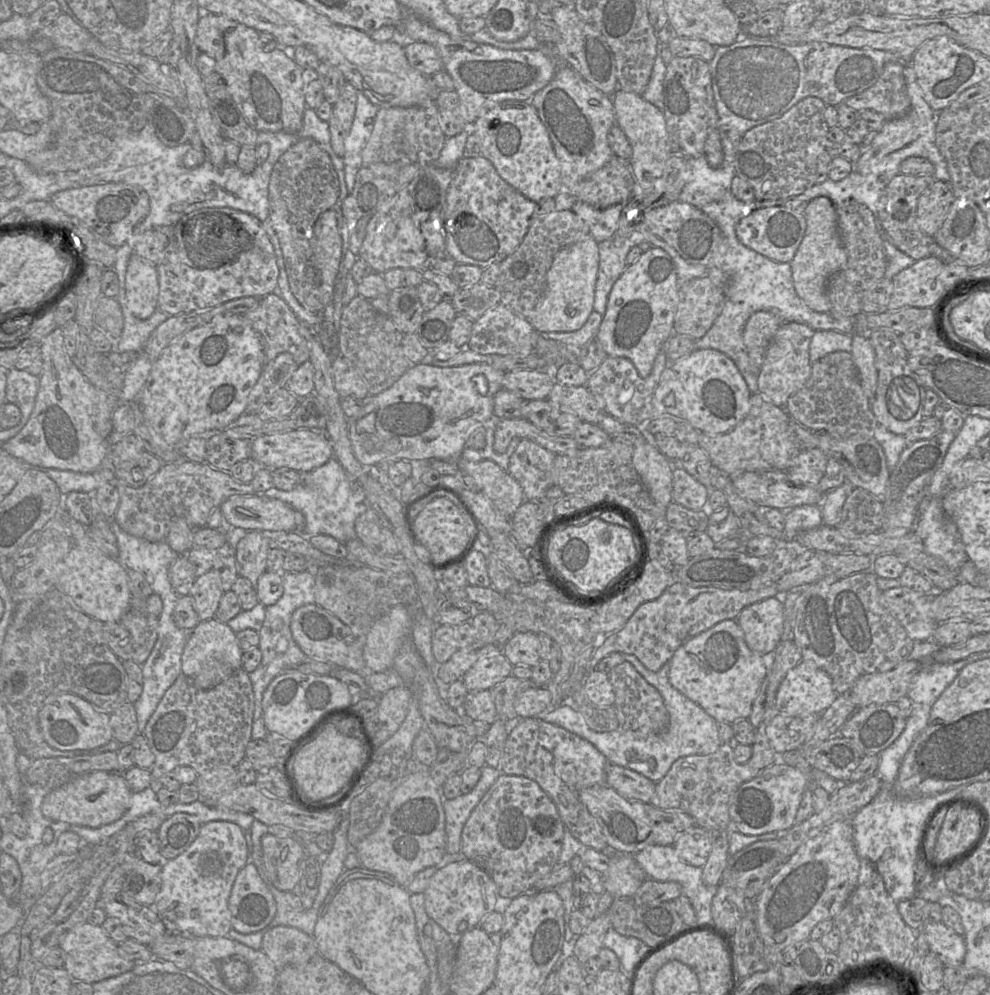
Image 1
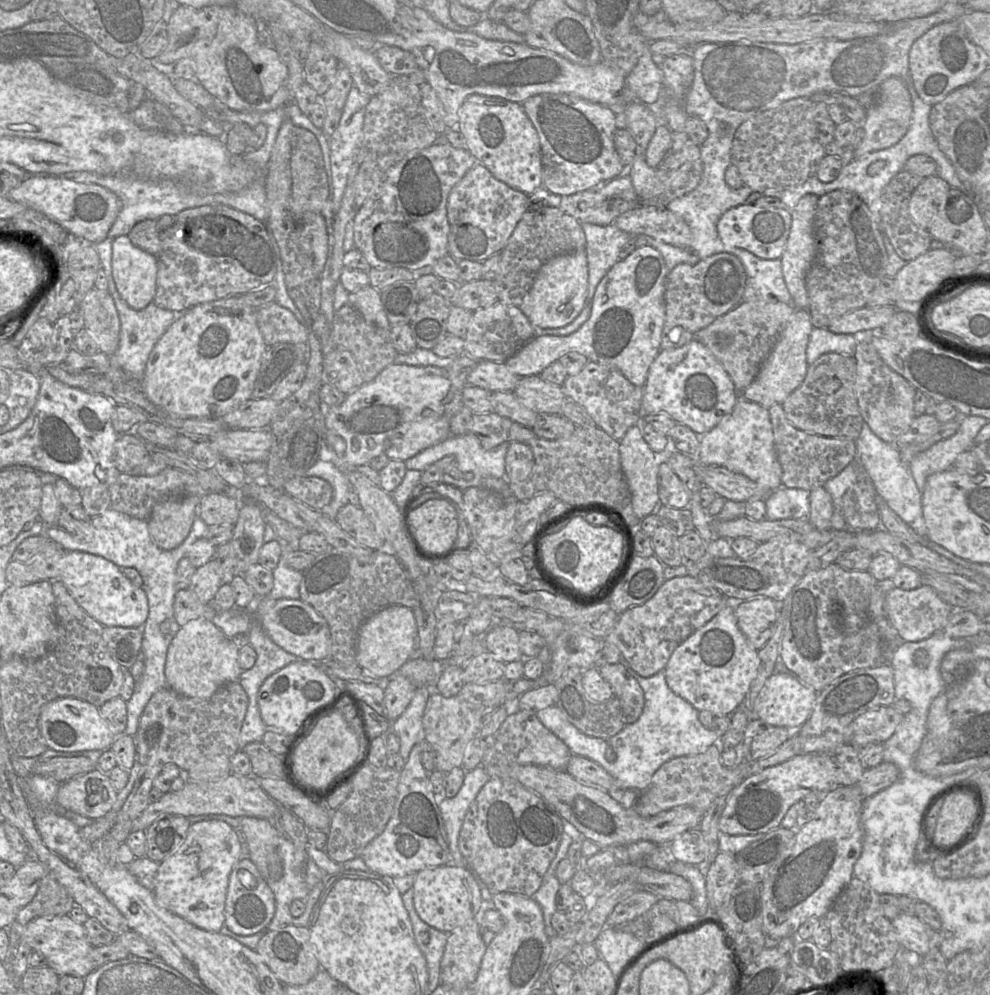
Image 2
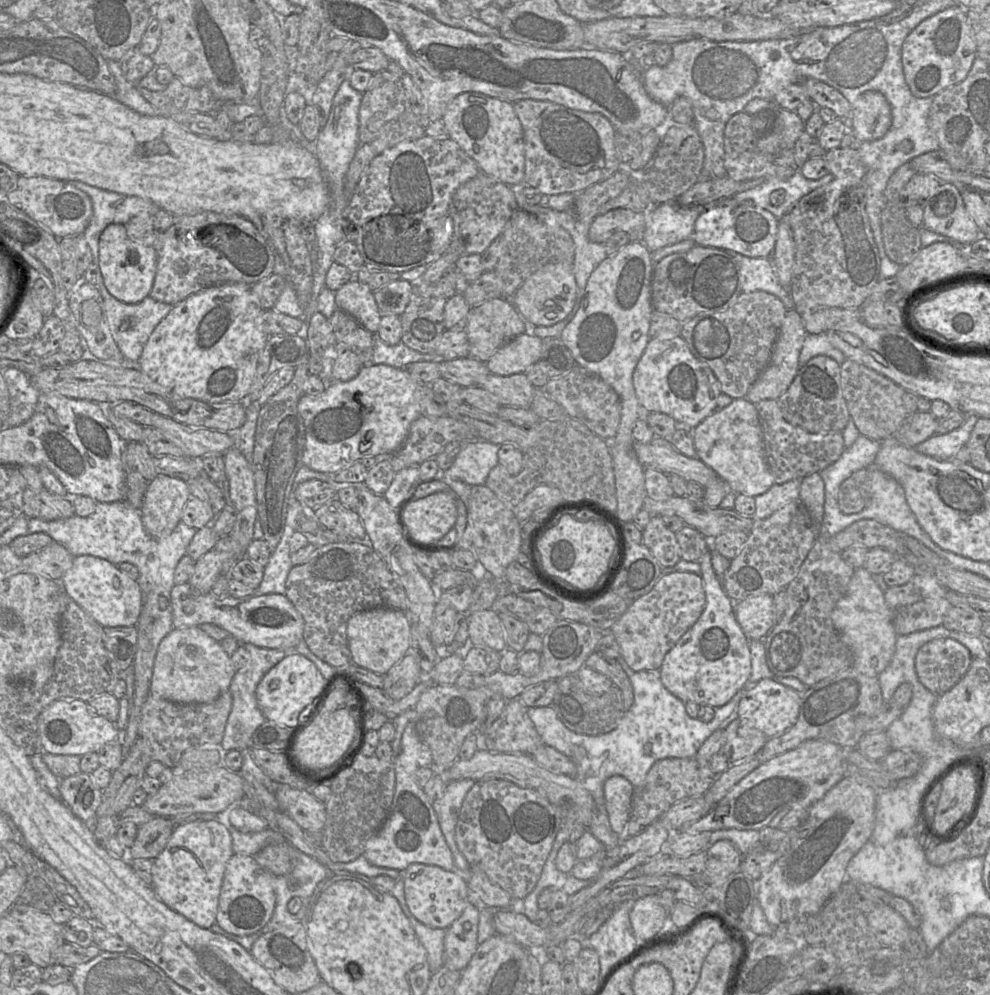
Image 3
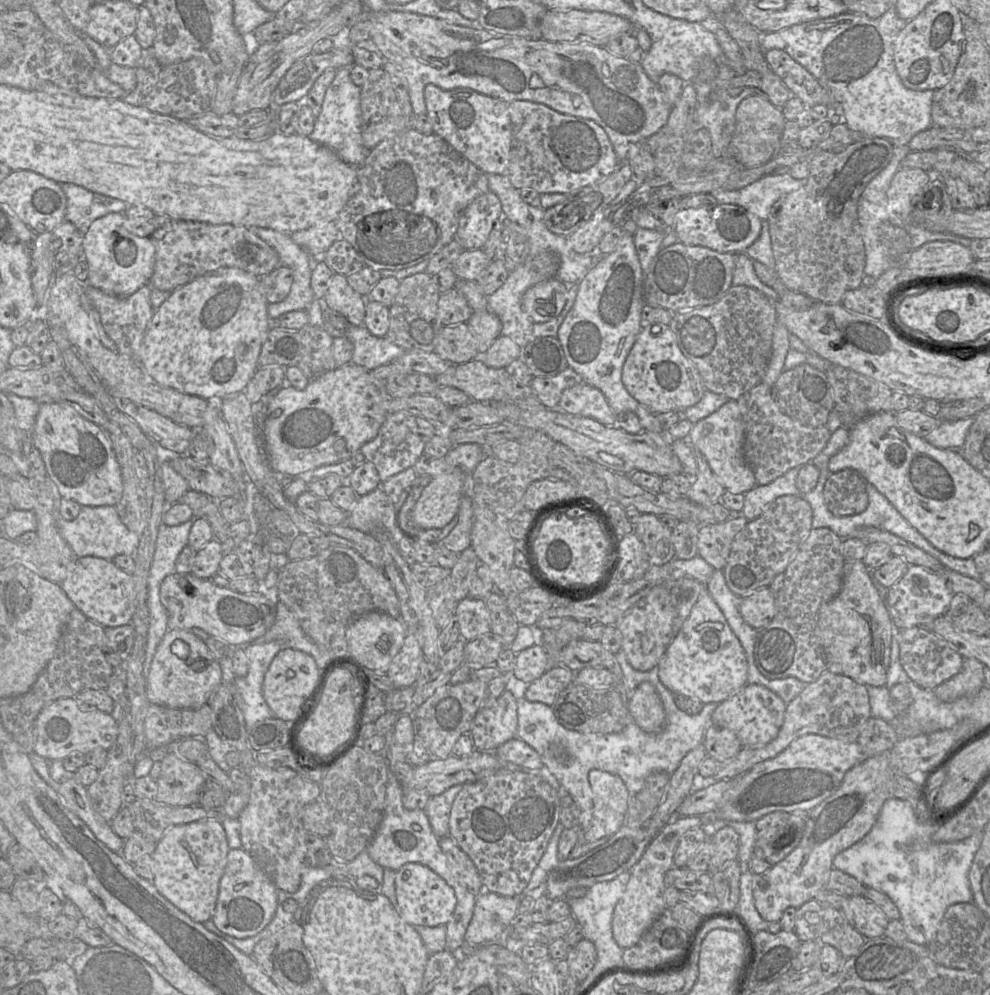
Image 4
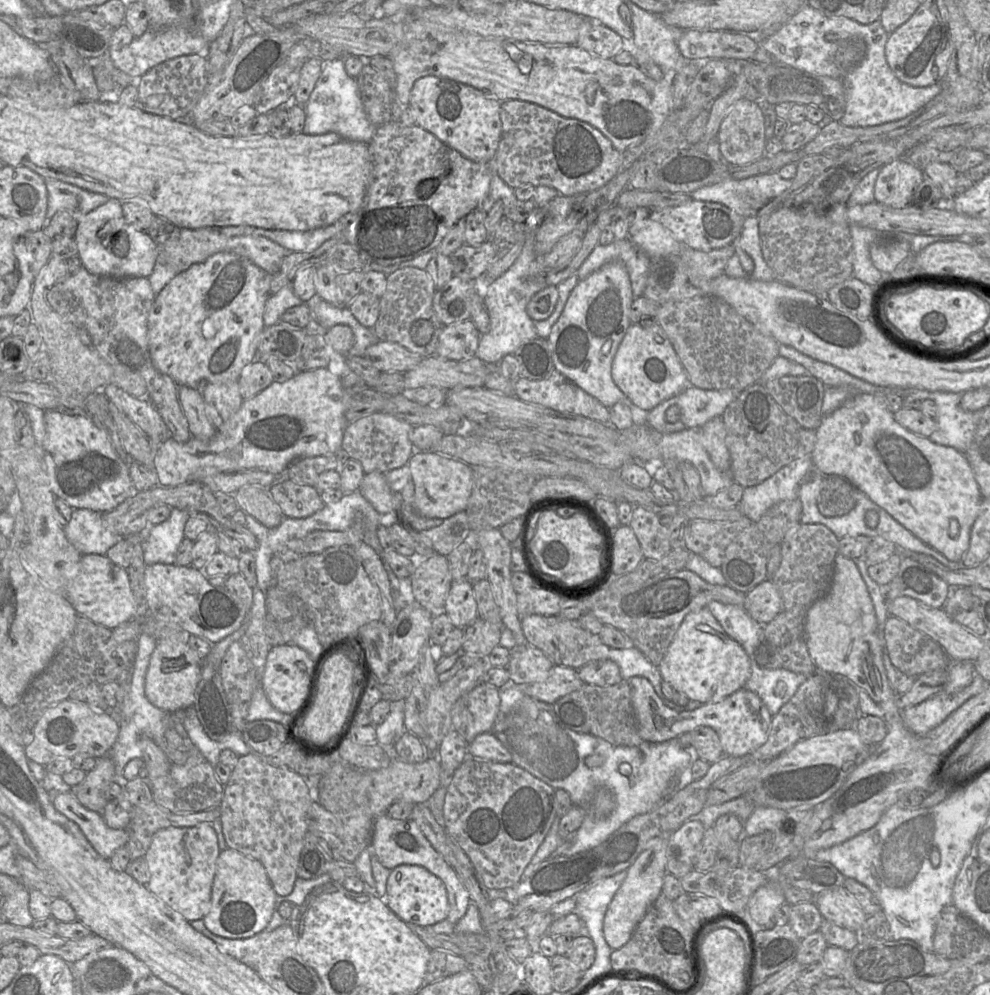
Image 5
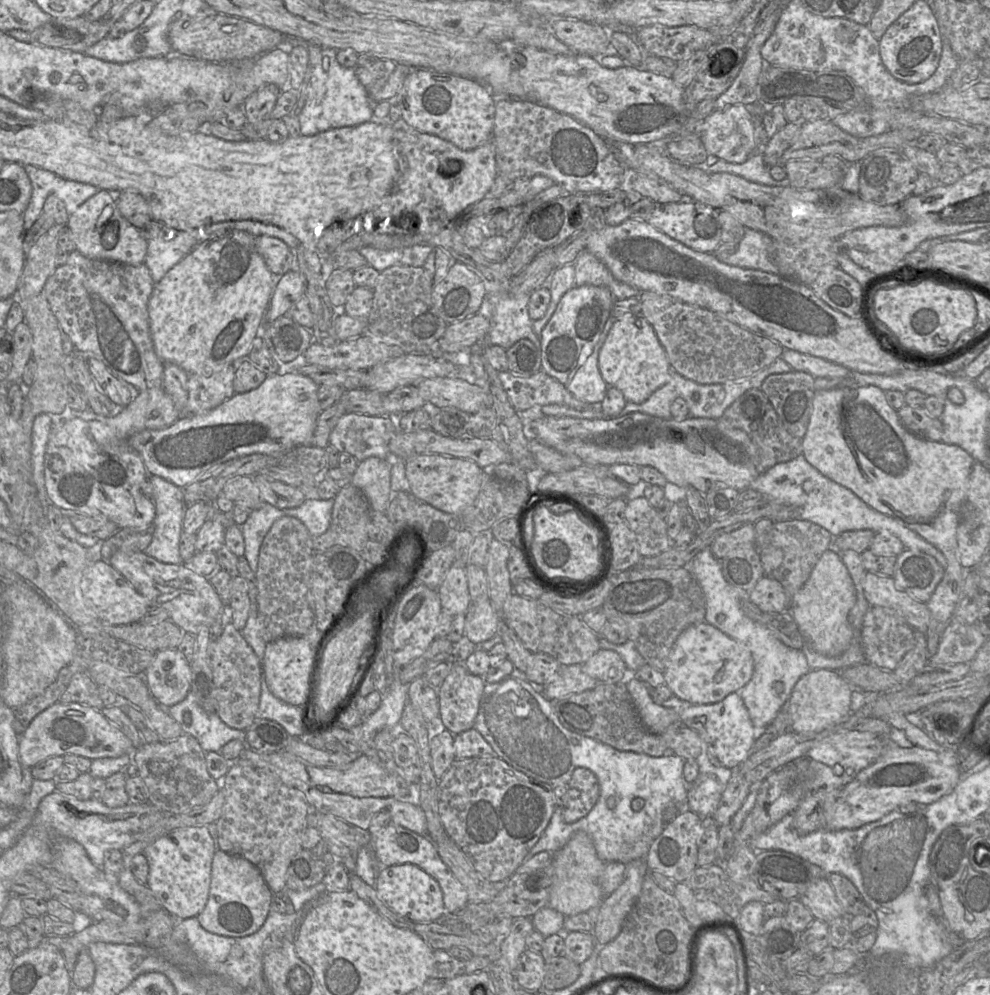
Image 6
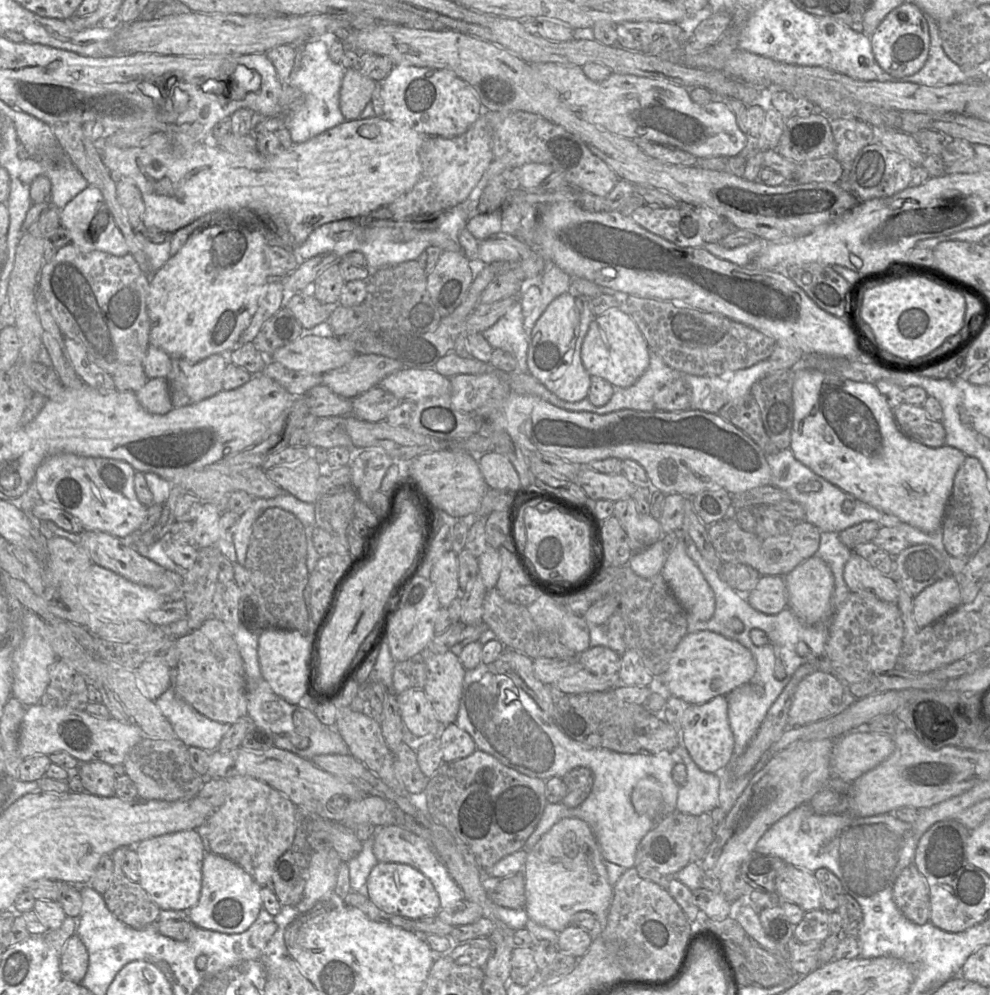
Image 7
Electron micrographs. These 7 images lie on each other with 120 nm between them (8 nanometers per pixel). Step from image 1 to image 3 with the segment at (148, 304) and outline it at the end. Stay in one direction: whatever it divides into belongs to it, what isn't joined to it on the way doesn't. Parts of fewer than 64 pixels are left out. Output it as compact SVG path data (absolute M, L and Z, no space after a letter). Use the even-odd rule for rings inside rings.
M112 223L105 227L99 238L98 260L103 283L118 301L137 304L150 294L156 275L155 248L129 238L125 225Z

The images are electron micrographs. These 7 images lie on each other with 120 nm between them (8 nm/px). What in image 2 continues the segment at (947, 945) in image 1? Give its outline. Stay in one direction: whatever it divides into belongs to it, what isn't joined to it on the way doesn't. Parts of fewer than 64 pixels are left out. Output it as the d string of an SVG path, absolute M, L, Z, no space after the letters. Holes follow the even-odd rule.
M901 913L892 920L892 924L903 950L914 951L923 957L932 948L939 949L940 932L934 930L916 915Z

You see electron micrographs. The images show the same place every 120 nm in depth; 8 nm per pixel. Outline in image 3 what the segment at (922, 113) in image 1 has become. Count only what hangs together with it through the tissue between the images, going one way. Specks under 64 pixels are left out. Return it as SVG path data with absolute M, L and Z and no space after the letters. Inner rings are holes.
M866 91L852 105L851 115L844 121L858 142L874 141L891 127L891 108L882 93Z

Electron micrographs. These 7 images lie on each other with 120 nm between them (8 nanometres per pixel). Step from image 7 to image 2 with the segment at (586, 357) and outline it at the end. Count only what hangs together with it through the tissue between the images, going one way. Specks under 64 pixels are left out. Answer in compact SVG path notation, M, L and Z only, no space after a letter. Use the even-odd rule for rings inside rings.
M696 340L680 348L661 349L649 368L643 389L644 414L666 414L701 436L732 412L740 395L721 363Z

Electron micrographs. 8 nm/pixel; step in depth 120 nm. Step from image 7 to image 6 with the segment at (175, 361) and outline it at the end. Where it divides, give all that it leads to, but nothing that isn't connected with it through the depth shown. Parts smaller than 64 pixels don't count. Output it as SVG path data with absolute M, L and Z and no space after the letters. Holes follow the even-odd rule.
M227 364L210 375L188 374L187 410L190 415L208 412L233 396L235 369Z

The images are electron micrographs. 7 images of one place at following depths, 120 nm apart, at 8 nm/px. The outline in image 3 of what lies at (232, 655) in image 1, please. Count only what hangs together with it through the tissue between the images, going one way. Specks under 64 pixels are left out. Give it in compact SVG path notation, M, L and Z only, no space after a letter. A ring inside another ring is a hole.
M200 626L174 628L158 647L150 694L180 704L207 704L229 691L235 673L231 656Z

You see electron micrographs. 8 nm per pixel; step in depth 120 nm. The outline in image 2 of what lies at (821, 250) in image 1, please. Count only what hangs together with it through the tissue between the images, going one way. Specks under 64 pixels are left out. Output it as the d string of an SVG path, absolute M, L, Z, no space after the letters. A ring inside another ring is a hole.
M807 194L791 209L790 233L783 254L780 257L783 278L793 300L793 306L803 310L807 310L809 306L805 278L818 251L815 232L815 212L818 198L817 195Z

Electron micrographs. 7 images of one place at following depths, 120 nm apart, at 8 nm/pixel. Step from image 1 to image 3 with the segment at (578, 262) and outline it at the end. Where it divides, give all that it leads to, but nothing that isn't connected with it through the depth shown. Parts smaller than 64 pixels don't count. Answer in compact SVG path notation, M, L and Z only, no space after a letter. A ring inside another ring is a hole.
M548 263L533 273L516 291L512 303L520 316L538 327L552 326L572 311L577 297L577 284L571 263Z

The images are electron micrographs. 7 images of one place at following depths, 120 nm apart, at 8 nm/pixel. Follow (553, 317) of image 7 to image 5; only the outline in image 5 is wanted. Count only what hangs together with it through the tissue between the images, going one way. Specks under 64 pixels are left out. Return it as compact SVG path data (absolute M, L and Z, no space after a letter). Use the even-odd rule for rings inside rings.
M618 261L609 262L576 284L547 340L557 371L607 408L624 401L631 409L634 424L647 424L648 411L634 405L611 376L613 359L631 324L629 312L633 300L626 268Z

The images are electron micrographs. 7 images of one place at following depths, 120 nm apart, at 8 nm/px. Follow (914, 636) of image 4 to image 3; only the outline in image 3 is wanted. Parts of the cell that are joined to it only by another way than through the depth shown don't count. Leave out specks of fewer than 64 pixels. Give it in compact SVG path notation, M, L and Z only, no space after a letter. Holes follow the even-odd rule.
M935 638L921 646L915 656L919 681L934 695L951 690L967 673L973 657L951 638Z

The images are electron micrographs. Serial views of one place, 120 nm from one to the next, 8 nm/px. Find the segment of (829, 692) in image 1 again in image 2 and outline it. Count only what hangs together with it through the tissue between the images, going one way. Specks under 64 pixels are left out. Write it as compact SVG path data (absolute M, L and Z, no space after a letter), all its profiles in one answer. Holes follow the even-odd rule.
M774 673L753 704L753 717L789 729L799 729L809 718L817 692L789 673Z

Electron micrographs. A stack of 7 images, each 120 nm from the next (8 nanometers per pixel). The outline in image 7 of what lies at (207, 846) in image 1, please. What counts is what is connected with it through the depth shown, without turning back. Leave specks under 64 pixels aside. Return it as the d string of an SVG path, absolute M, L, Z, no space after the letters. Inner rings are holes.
M197 830L157 836L140 842L134 849L140 861L139 884L162 910L189 911L198 903L206 851Z

